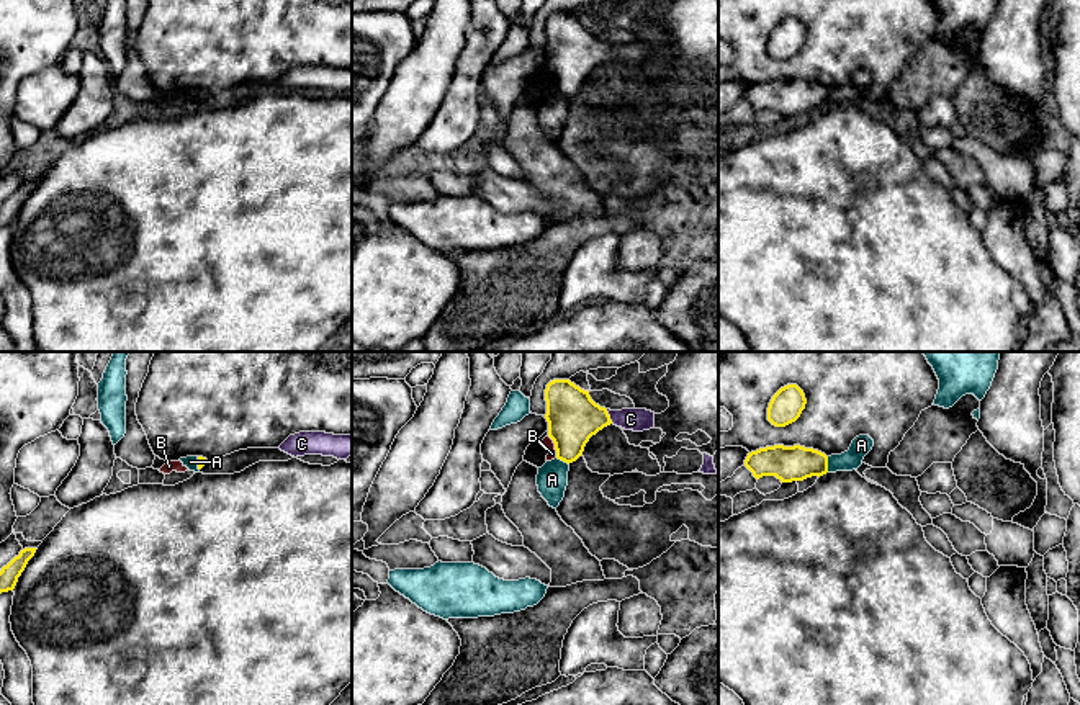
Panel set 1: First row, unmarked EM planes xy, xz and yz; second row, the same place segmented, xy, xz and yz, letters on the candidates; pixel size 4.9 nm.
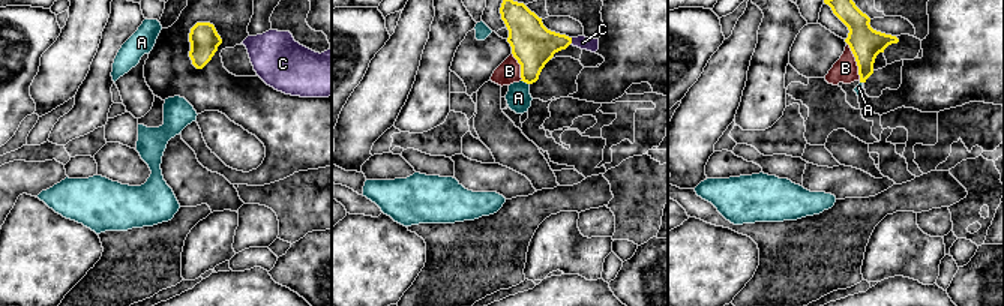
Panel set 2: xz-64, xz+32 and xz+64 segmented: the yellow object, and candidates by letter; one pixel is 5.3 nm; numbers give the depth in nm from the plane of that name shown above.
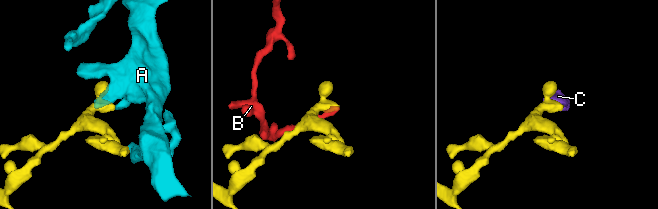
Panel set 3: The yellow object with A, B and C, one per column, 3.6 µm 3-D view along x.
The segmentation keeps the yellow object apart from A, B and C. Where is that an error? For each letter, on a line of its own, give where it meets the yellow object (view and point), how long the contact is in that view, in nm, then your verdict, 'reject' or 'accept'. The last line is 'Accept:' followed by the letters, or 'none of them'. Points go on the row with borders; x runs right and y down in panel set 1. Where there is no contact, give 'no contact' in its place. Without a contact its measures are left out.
A: yz (827, 465) | 80 nm | reject
B: xz (555, 447) | 120 nm | reject
C: xz (609, 416) | 80 nm | accept
Accept: C

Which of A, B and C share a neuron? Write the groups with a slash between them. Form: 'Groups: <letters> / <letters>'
Groups: A / B / C

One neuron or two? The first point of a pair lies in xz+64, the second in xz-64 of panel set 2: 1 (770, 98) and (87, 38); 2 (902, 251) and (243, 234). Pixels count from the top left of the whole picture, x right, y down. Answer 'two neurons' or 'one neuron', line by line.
1: two neurons
2: two neurons

